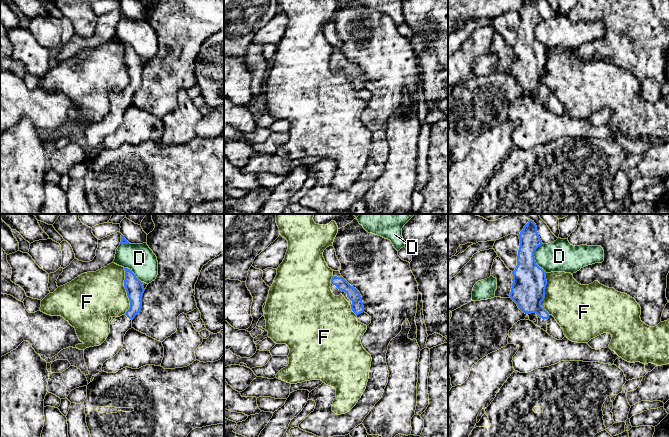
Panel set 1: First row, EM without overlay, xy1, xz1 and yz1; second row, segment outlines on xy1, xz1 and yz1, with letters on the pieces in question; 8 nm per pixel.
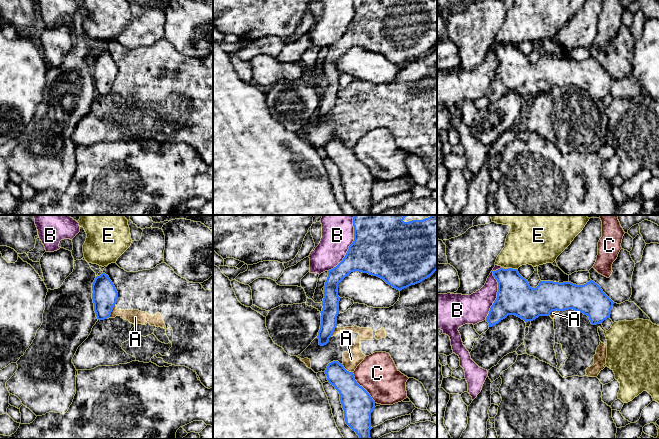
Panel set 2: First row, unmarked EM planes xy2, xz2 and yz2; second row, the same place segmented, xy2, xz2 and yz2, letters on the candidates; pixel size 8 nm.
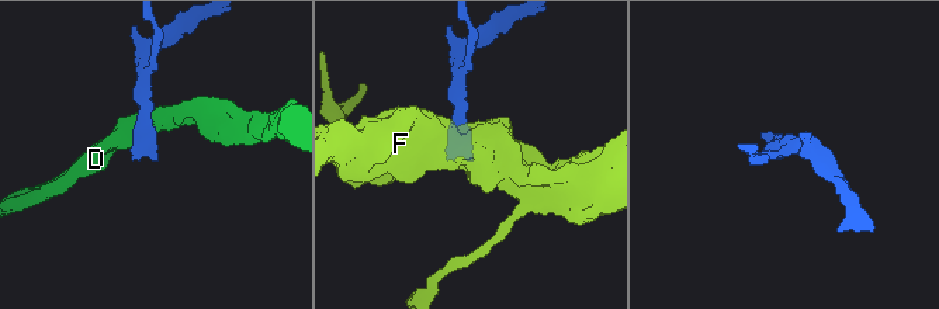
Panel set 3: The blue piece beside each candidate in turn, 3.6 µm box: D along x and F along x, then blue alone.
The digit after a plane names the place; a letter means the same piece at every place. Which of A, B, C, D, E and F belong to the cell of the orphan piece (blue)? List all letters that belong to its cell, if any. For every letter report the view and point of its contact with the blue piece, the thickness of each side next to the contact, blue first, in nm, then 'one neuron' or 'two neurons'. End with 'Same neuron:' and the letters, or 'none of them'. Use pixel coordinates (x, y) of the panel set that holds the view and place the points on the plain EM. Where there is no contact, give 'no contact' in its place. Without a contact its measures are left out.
A: xy2 (111, 87) | 200/120 nm | two neurons
B: yz2 (498, 64) | 280/240 nm | two neurons
C: xz2 (362, 163) | 240/320 nm | two neurons
D: yz1 (534, 34) | 280/260 nm | two neurons
E: yz2 (511, 44) | 280/320 nm | two neurons
F: xy1 (126, 67) | 140/400 nm | two neurons
Same neuron: none of them

